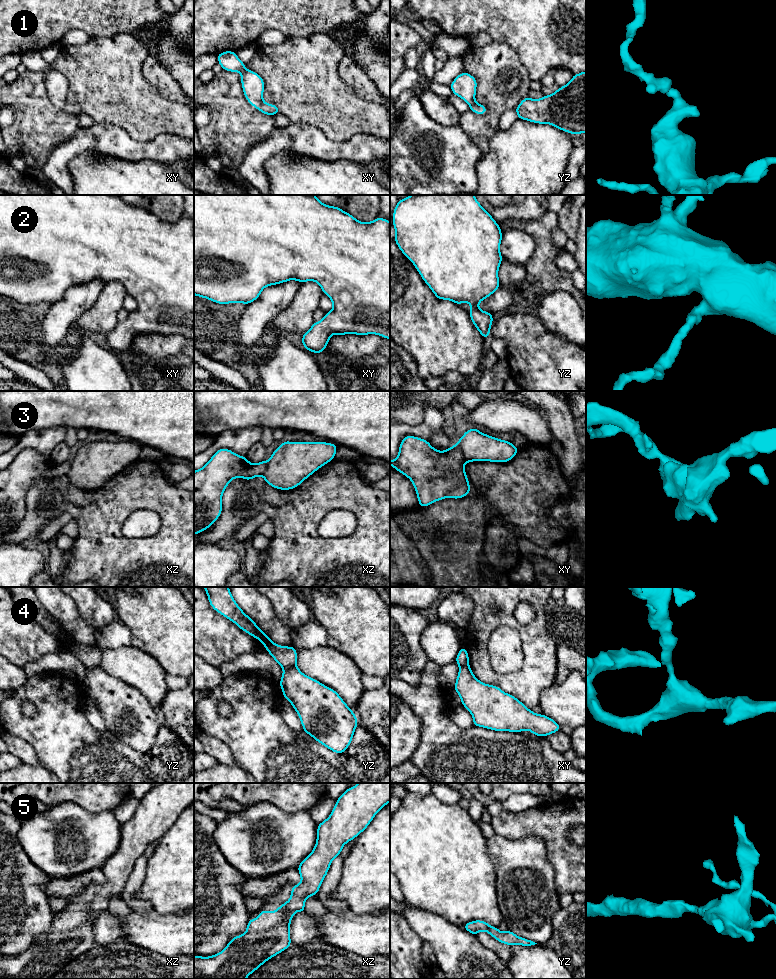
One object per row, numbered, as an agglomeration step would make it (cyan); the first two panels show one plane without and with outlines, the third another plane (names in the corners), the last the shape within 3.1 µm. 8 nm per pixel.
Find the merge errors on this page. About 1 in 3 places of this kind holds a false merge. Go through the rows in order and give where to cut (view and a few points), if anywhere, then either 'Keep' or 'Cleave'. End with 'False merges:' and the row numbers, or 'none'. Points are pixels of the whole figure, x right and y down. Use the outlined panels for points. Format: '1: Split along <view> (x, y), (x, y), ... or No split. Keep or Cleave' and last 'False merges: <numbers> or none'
1: No split. Keep
2: No split. Keep
3: Split along xy (455, 445), (467, 461). Cleave
4: Split along yz (295, 665), (283, 669). Cleave
5: No split. Keep
False merges: 3, 4

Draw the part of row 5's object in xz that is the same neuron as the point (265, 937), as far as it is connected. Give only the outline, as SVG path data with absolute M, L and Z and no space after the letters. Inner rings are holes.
M358 783L343 792L336 800L329 817L317 826L316 844L312 852L300 862L297 868L301 876L301 882L298 885L291 886L292 892L289 900L272 912L261 910L256 919L249 919L246 932L230 939L230 942L221 952L208 957L194 956L194 979L246 979L269 959L289 948L292 944L289 929L294 913L305 912L306 899L317 895L333 859L340 856L343 846L362 833L376 814L389 802L390 783Z

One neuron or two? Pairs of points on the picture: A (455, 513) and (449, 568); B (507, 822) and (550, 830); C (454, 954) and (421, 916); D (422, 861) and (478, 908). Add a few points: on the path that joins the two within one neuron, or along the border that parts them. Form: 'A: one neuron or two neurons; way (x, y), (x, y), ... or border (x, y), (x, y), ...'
A: one neuron; way (455, 527), (451, 532), (451, 554)
B: one neuron; way (518, 823), (539, 823)
C: one neuron; way (450, 945), (430, 925)
D: one neuron; way (436, 866), (464, 894)

